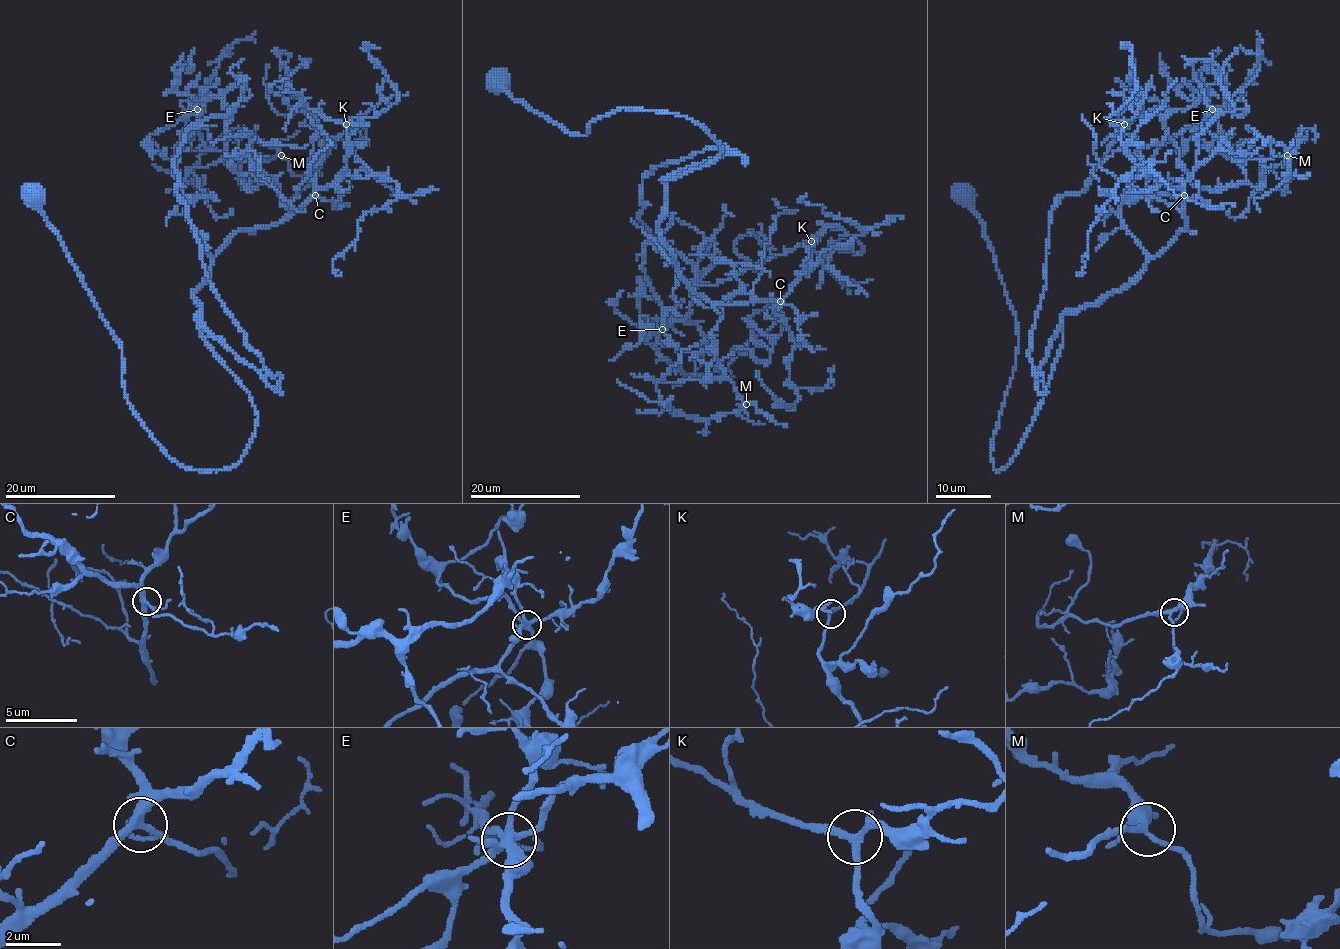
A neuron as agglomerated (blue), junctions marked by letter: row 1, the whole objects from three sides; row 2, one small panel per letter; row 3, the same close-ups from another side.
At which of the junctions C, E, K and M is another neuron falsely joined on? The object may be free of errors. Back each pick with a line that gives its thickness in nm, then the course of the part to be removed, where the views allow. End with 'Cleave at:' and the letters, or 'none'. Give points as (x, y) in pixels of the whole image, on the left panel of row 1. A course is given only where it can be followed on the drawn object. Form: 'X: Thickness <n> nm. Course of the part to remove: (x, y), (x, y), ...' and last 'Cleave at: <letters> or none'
Cleave at: none

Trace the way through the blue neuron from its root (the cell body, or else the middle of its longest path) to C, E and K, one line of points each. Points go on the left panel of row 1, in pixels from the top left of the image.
C: (34, 194), (118, 343), (129, 408), (200, 470), (242, 458), (257, 413), (193, 294), (236, 232), (315, 194)
E: (34, 194), (143, 427), (181, 465), (232, 468), (257, 413), (193, 297), (210, 253), (177, 165), (197, 110)
K: (34, 194), (129, 408), (181, 465), (229, 469), (257, 413), (193, 294), (236, 232), (343, 172), (346, 124)

